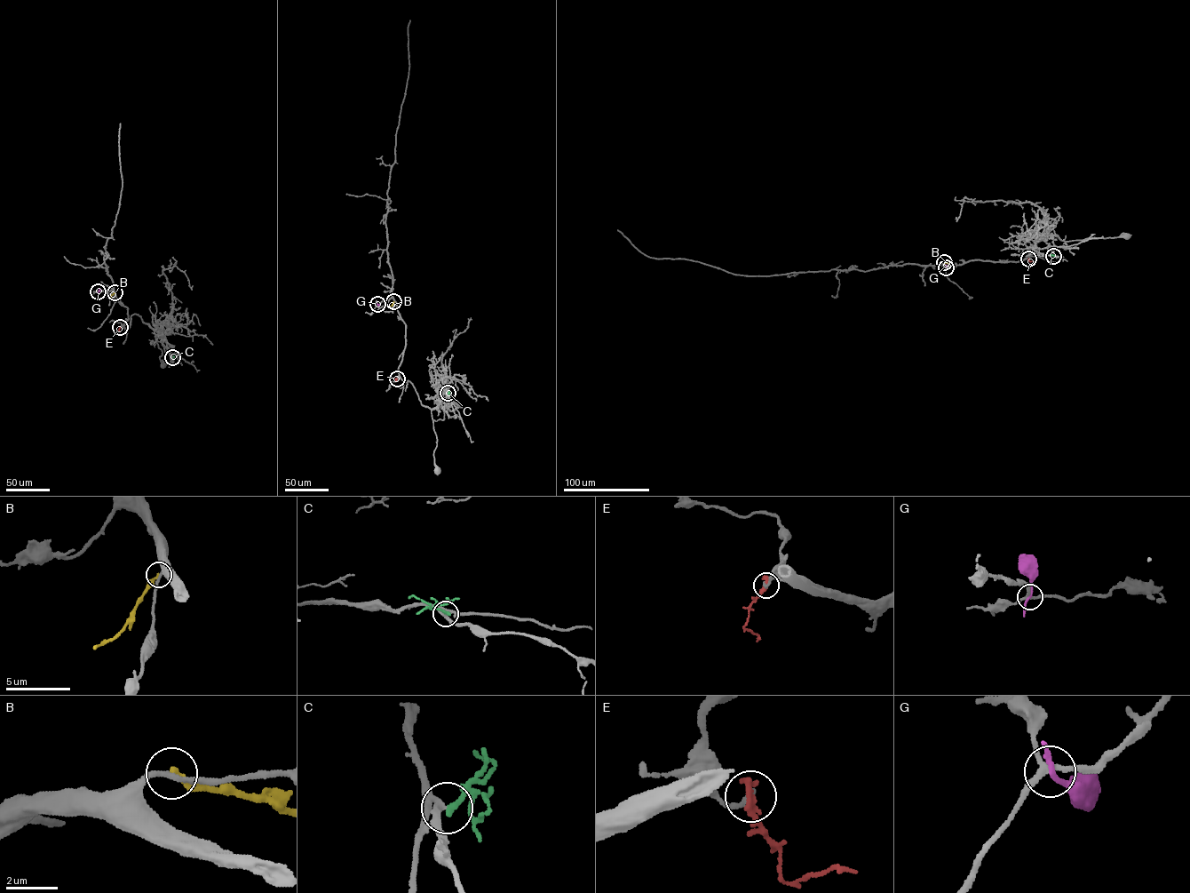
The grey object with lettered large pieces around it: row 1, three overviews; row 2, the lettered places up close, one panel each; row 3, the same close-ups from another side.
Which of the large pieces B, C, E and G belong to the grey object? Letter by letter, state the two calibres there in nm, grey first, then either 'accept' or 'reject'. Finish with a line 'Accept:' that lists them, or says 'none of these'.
B: 200/240 nm | reject
C: 240/240 nm | reject
E: 200/380 nm | reject
G: 200/180 nm | reject
Accept: none of these

